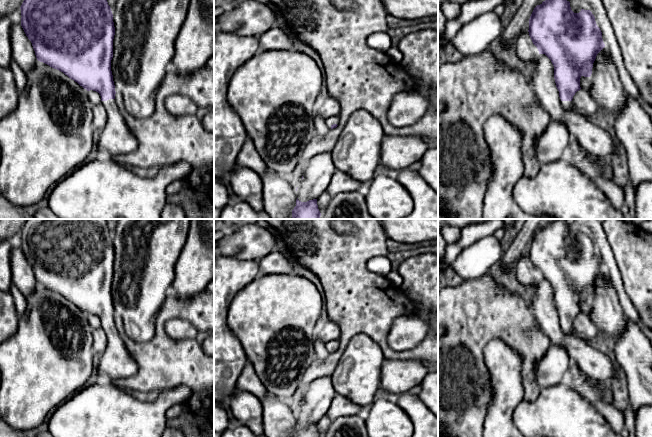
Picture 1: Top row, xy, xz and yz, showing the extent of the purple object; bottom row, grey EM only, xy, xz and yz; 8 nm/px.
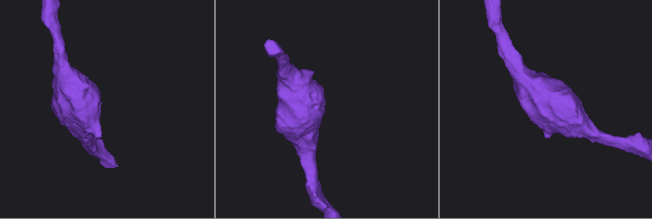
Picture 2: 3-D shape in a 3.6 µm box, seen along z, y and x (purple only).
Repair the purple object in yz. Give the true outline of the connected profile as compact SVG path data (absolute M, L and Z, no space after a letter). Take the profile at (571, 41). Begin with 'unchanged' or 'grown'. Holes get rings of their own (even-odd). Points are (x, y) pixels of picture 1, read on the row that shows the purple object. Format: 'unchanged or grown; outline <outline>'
grown; outline M545 0L534 8L529 19L528 32L539 54L545 54L554 66L554 79L563 108L572 109L573 96L581 89L580 78L591 76L596 56L605 47L602 32L596 24L594 15L590 10L584 9L581 9L579 13L574 13L567 0Z

